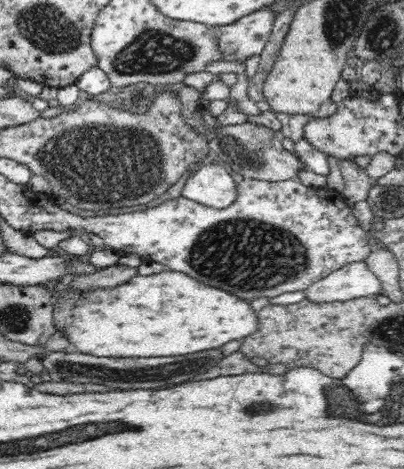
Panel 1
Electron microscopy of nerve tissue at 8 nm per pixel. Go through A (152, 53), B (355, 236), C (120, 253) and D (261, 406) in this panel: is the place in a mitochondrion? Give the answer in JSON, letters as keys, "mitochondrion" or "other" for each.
{"A":"mitochondrion","B":"other","C":"other","D":"mitochondrion"}

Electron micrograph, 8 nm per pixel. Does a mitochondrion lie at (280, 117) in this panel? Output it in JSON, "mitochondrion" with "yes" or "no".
{"mitochondrion":"no"}

